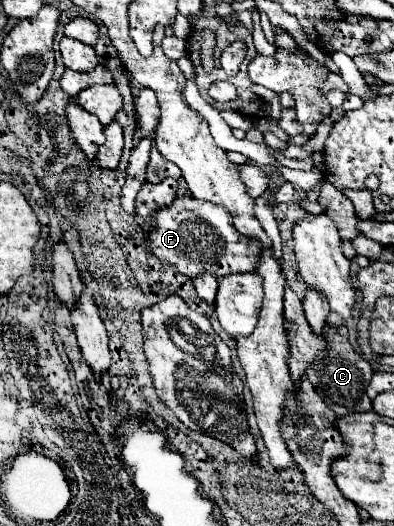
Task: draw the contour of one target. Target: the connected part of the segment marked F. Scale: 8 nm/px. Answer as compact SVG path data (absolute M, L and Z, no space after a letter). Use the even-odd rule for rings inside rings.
M177 196L169 206L163 206L153 214L153 222L155 224L145 226L147 250L161 262L169 262L169 266L185 274L189 280L205 272L215 278L253 272L261 258L261 244L255 238L237 234L231 214L223 206L201 202L191 196Z

